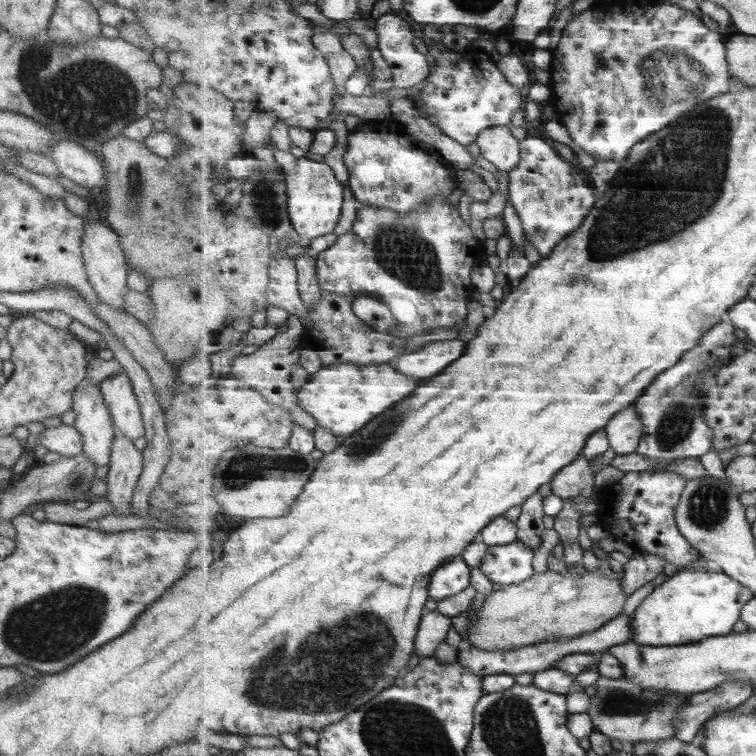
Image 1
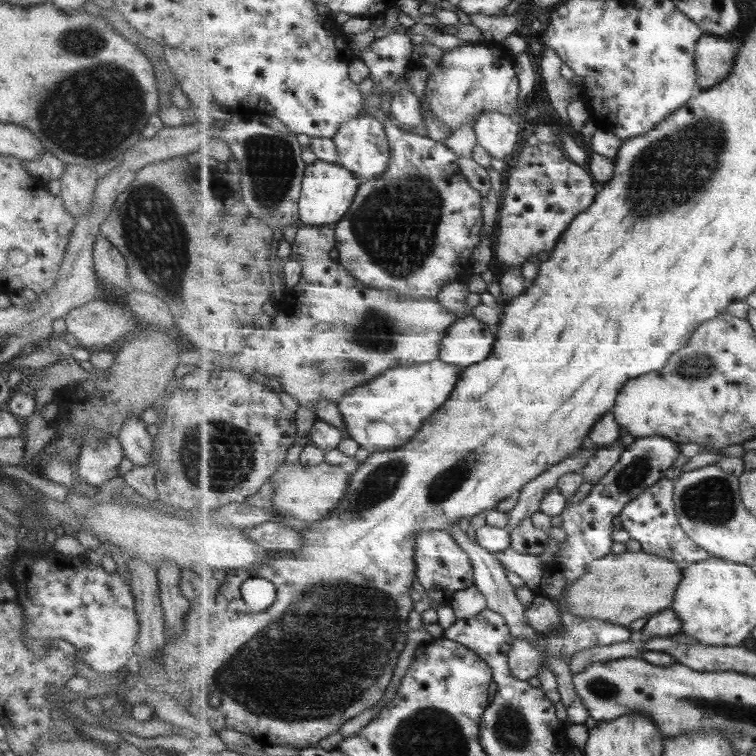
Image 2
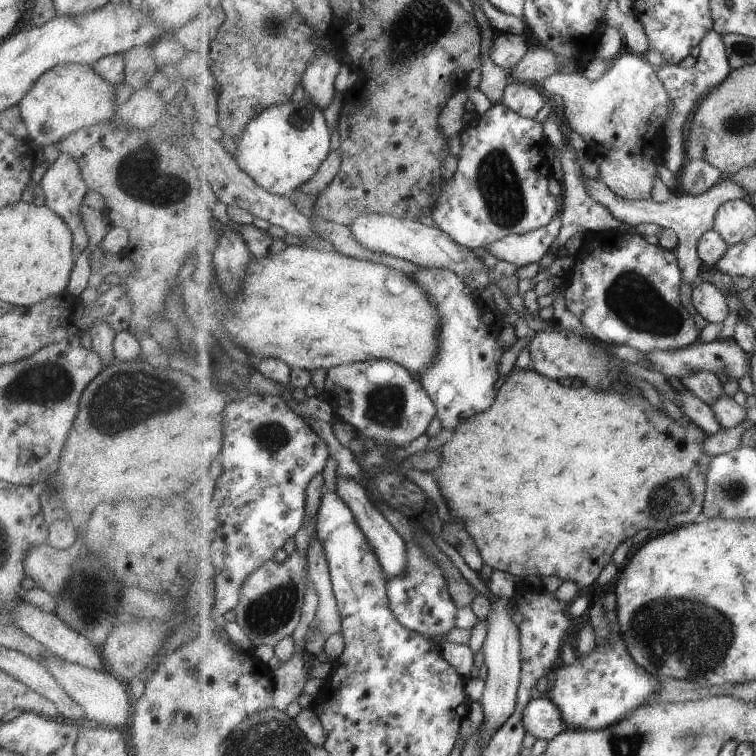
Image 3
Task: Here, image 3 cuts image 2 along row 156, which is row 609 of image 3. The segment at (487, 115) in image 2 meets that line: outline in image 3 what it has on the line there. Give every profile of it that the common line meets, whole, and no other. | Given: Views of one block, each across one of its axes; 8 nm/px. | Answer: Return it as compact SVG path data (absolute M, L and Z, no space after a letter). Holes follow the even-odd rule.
M501 599L492 605L488 616L487 636L483 644L484 661L488 666L487 679L480 701L484 708L485 720L480 728L479 748L485 753L490 742L499 729L513 716L518 701L518 690L522 681L522 642L520 641L520 625L513 622L511 612L507 610L508 599Z

